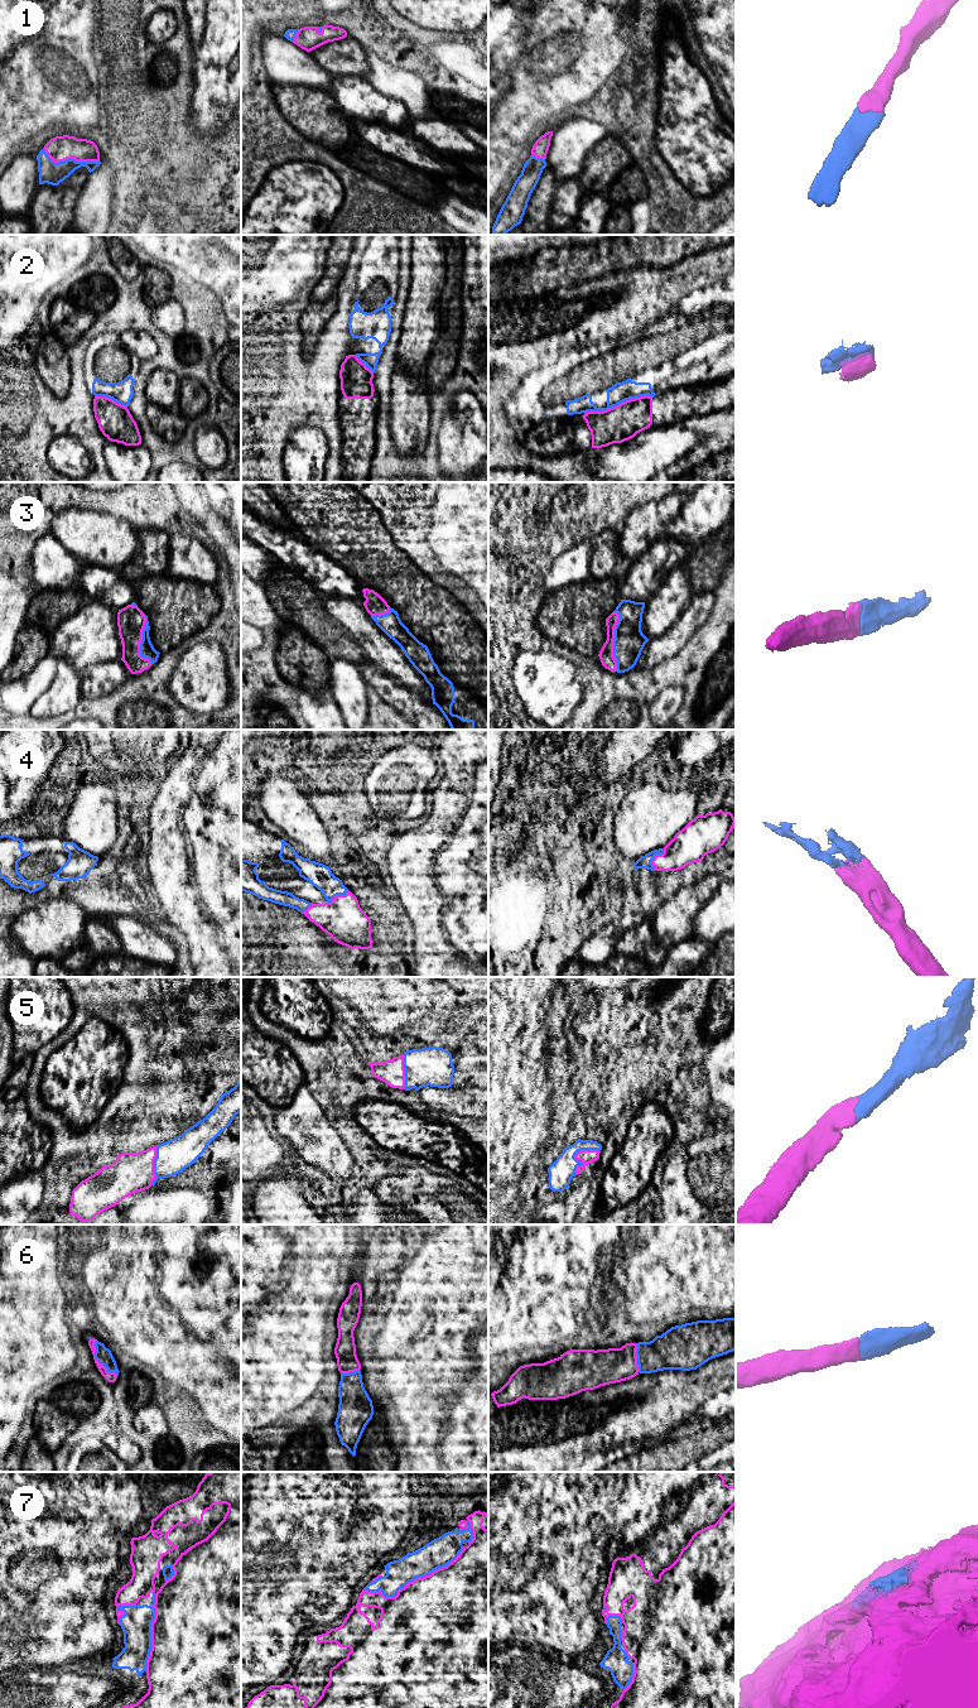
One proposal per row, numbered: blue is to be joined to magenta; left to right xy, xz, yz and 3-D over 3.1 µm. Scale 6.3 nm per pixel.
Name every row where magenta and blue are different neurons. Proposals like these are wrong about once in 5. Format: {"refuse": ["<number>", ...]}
{"refuse": ["2"]}

